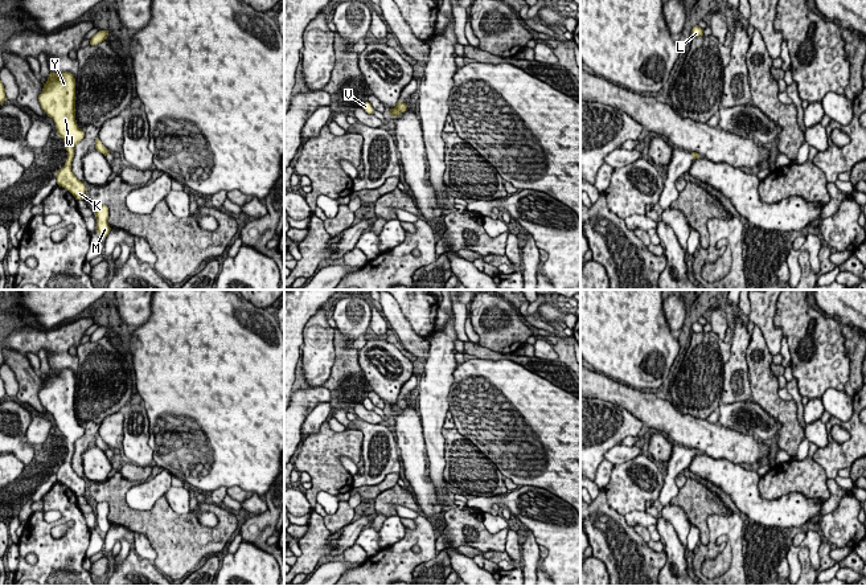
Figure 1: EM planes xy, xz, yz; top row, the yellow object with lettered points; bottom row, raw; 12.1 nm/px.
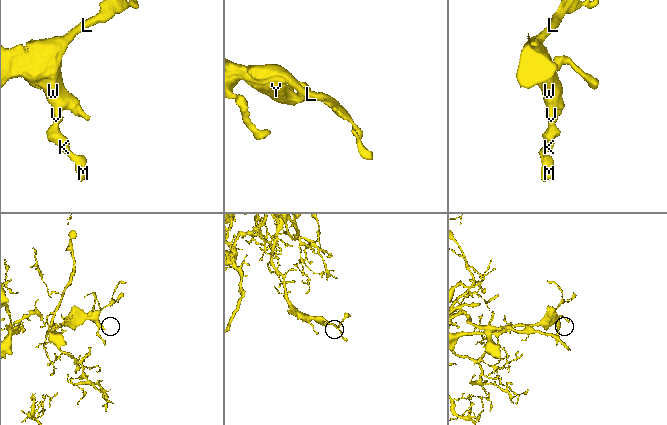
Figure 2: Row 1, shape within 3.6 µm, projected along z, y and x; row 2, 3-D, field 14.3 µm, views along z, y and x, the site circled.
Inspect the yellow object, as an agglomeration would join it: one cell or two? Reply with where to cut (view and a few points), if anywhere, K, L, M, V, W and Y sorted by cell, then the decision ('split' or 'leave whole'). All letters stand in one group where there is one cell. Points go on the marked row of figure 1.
no cut; K L M V W Y; leave whole

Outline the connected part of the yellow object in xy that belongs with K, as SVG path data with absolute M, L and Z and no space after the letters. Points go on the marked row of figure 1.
M52 73L38 95L41 108L56 123L58 136L63 139L67 151L65 165L56 173L57 184L69 190L75 200L85 200L86 184L71 171L74 147L85 138L75 120L75 78L71 73Z

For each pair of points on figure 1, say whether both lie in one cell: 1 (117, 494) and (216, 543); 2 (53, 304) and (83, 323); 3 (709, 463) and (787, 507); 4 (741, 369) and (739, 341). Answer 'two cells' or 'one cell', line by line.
1: one cell
2: two cells
3: one cell
4: one cell

